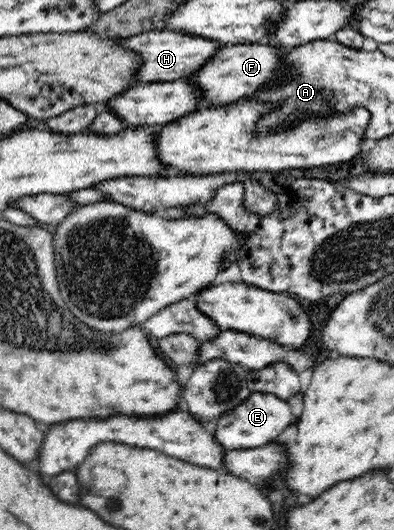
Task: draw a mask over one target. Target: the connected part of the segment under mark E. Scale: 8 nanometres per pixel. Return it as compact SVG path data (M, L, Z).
M251 392L240 405L217 418L212 436L224 449L252 449L265 446L276 439L280 433L296 423L290 405L282 398L276 397L272 392Z

